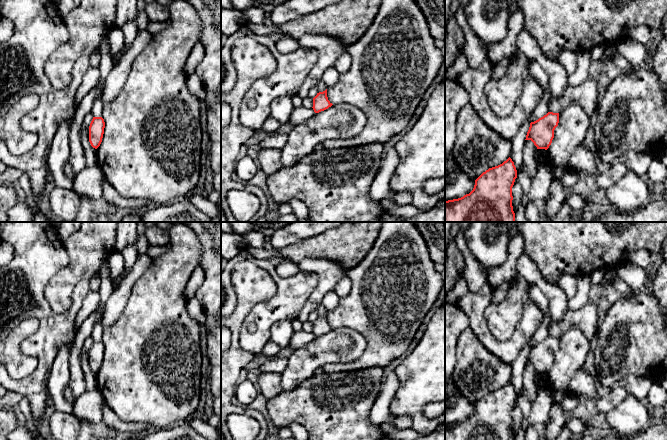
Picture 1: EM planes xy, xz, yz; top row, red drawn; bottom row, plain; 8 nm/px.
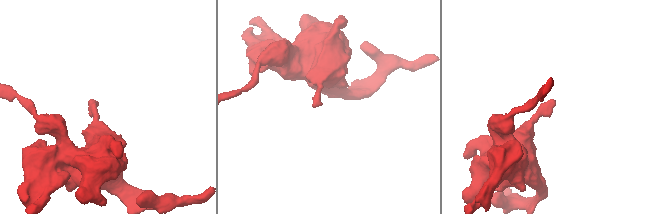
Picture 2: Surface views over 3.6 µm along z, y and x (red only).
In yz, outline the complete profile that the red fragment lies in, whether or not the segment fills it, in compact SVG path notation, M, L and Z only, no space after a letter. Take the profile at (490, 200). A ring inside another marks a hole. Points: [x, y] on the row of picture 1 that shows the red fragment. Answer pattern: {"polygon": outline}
{"polygon": "M510 157L502 164L489 168L475 180L469 194L445 201L445 222L516 222L512 206L512 187L516 178L517 170Z"}

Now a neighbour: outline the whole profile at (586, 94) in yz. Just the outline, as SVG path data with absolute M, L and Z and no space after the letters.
M588 77L582 84L571 86L567 84L560 98L551 97L548 105L549 112L559 113L567 105L580 105L587 114L595 119L598 106L599 89L597 82Z

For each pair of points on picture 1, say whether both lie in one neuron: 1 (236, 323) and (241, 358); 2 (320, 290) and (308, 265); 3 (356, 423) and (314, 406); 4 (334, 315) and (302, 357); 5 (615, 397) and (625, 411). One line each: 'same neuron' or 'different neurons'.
1: same neuron
2: same neuron
3: same neuron
4: different neurons
5: different neurons

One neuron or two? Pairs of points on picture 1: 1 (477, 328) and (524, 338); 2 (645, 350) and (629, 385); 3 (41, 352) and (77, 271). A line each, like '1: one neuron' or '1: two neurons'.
1: one neuron
2: two neurons
3: two neurons

